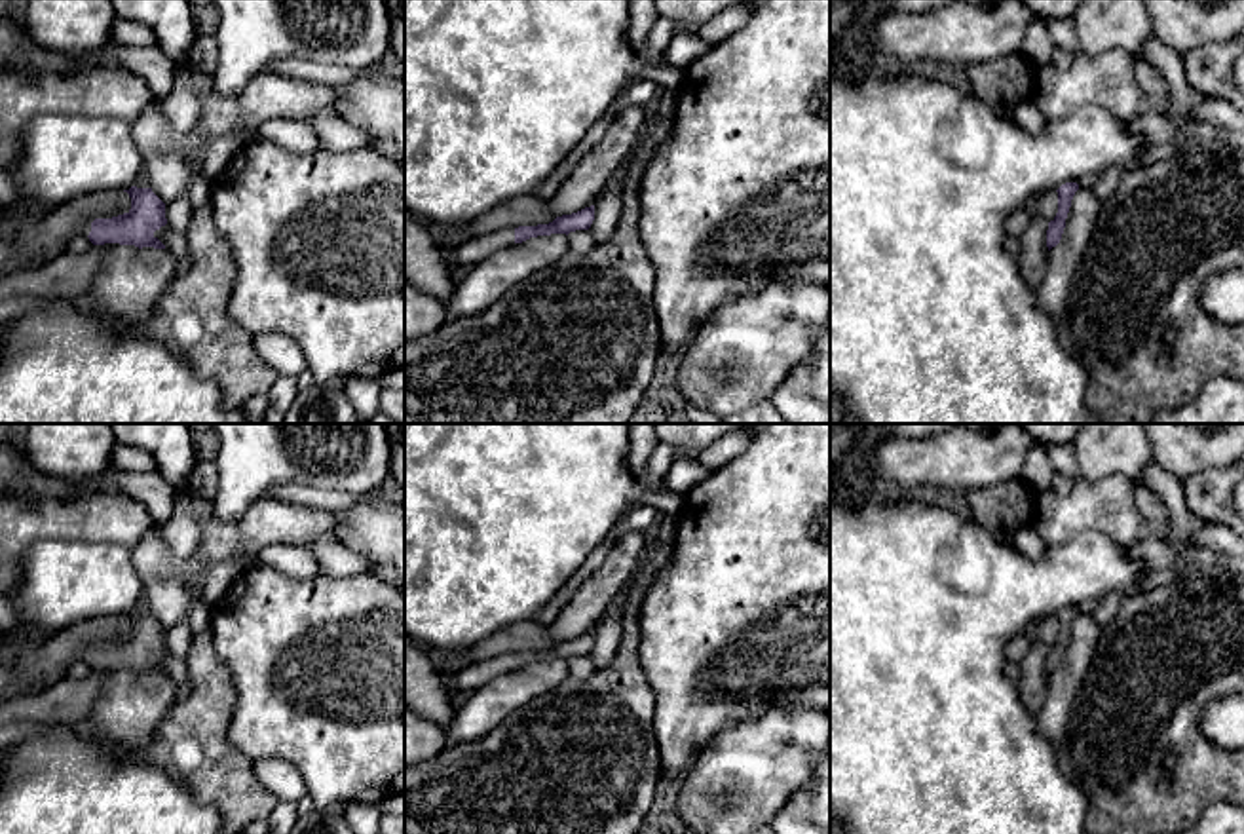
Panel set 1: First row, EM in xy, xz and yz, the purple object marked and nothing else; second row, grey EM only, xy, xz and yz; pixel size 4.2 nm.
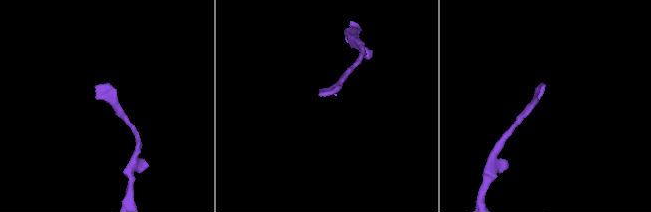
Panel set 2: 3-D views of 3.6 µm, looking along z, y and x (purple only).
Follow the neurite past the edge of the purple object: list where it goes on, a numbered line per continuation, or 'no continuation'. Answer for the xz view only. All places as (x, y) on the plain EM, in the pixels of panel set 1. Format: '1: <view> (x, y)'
1: xz (470, 679)

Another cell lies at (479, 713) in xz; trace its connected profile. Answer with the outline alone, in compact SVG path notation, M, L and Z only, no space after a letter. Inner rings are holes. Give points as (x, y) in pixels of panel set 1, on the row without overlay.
M551 659L513 669L458 701L448 730L448 745L471 743L486 737L515 711L555 690L568 678L568 661Z

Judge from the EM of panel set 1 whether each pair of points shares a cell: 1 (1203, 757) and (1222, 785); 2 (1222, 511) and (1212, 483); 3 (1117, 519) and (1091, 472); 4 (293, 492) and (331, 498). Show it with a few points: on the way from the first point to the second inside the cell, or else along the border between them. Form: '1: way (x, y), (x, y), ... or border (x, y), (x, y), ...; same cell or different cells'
1: way (1203, 764), (1214, 777); same cell
2: way (1214, 504), (1212, 491); same cell
3: border (1079, 479), (1129, 475), (1136, 481); different cells
4: way (302, 494), (321, 498); same cell

